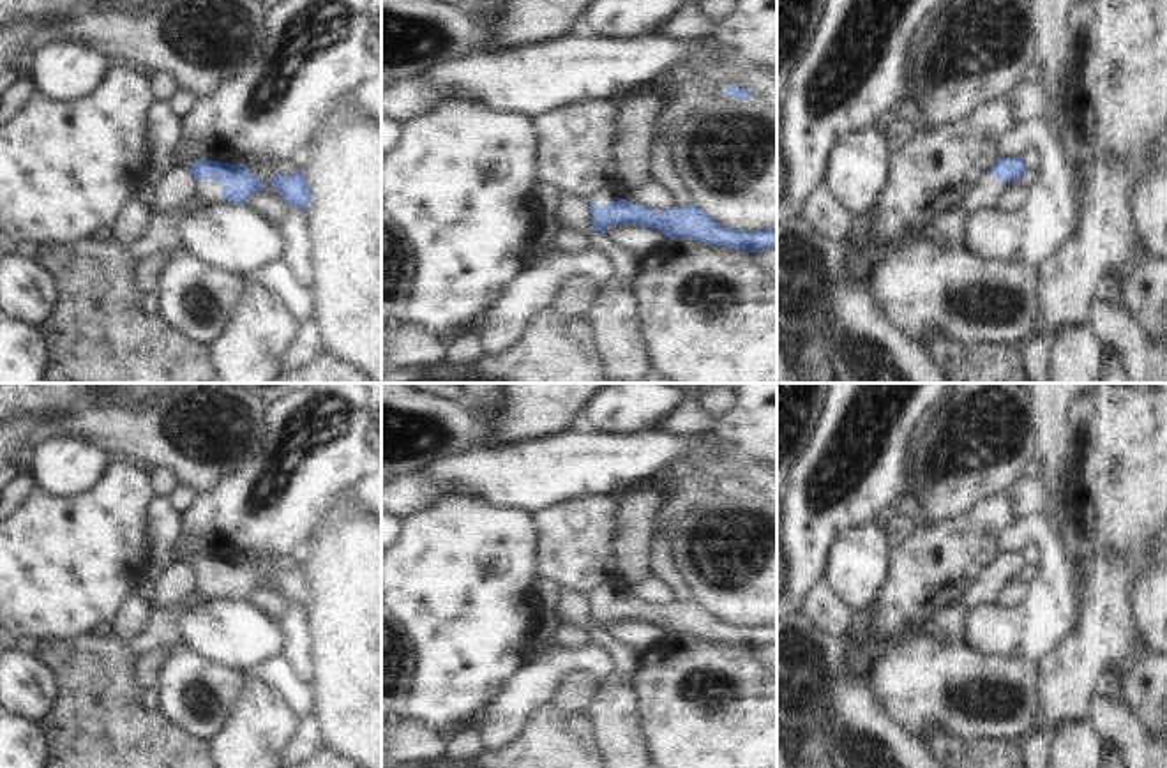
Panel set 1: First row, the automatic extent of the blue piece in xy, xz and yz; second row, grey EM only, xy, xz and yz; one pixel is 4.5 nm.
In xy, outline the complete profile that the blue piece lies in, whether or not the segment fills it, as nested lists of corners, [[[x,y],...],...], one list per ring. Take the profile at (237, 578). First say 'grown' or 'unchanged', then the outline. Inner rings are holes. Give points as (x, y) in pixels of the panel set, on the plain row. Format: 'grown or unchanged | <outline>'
grown | [[[200,554],[189,565],[198,574],[194,591],[205,600],[221,591],[244,600],[251,590],[265,586],[265,579],[242,560]]]

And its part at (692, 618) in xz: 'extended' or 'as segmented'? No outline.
extended

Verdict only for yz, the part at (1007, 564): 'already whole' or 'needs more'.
needs more

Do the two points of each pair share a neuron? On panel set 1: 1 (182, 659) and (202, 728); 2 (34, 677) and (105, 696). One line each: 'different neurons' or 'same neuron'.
1: same neuron
2: different neurons

